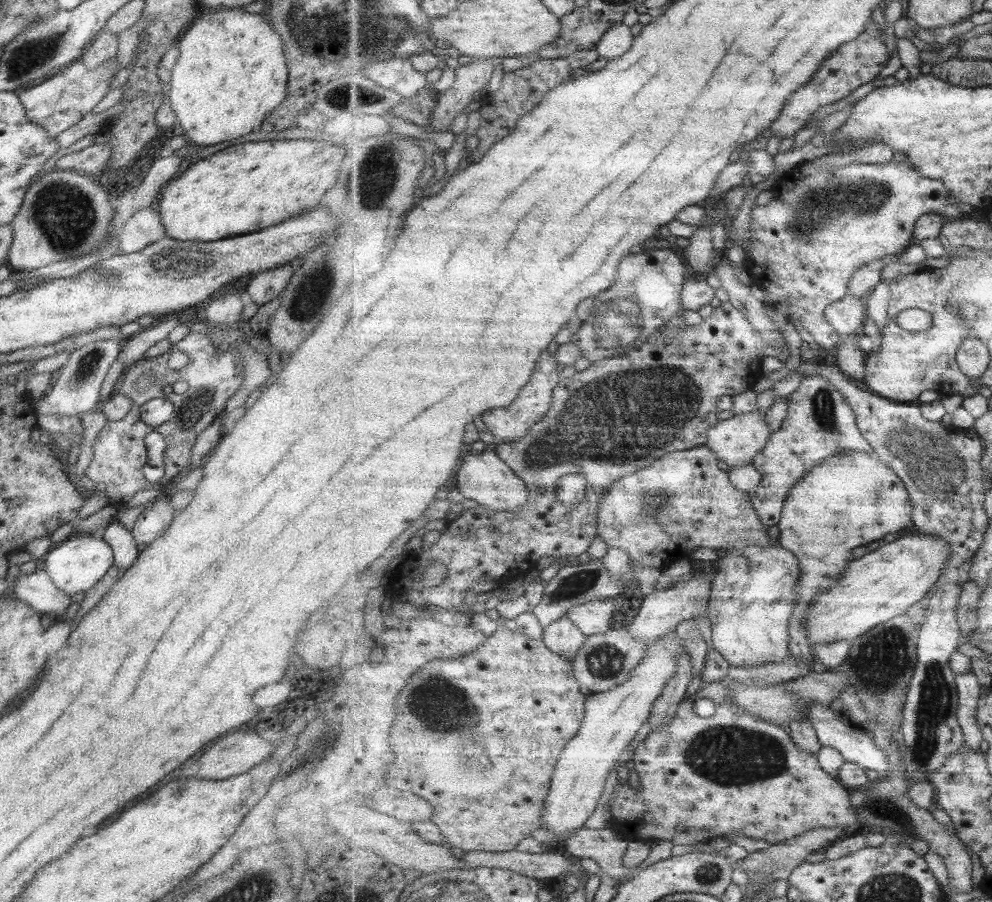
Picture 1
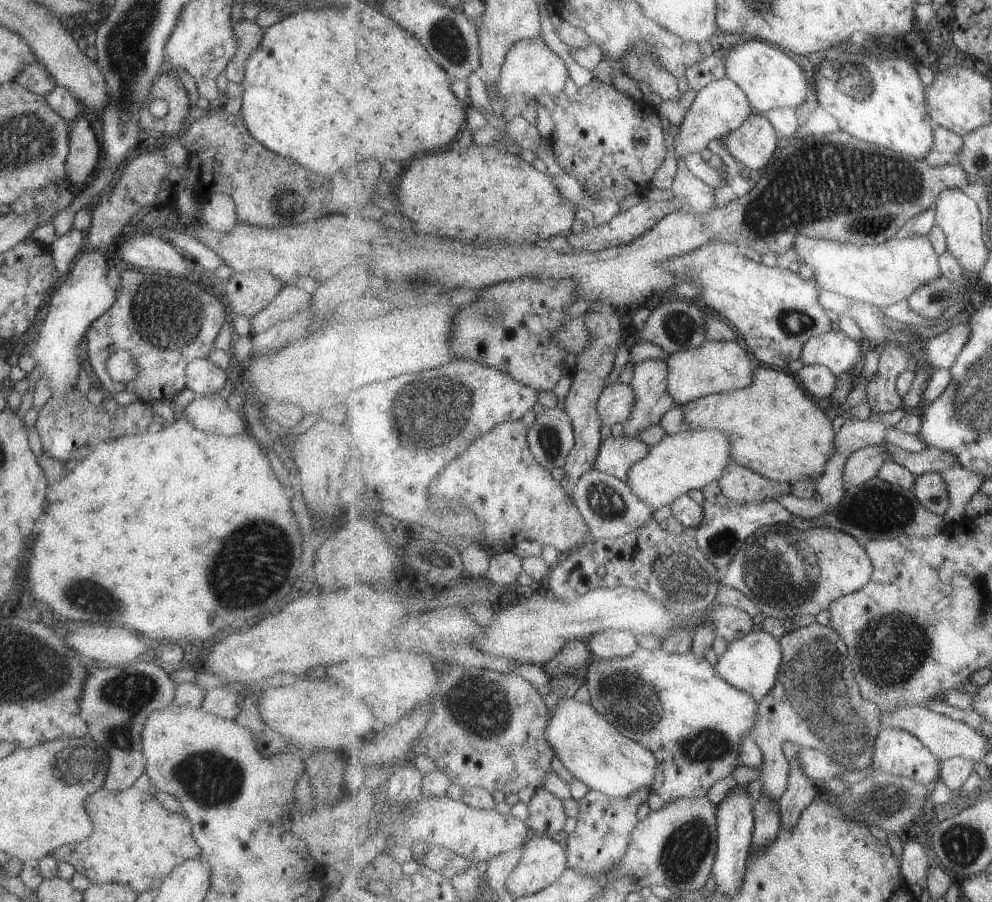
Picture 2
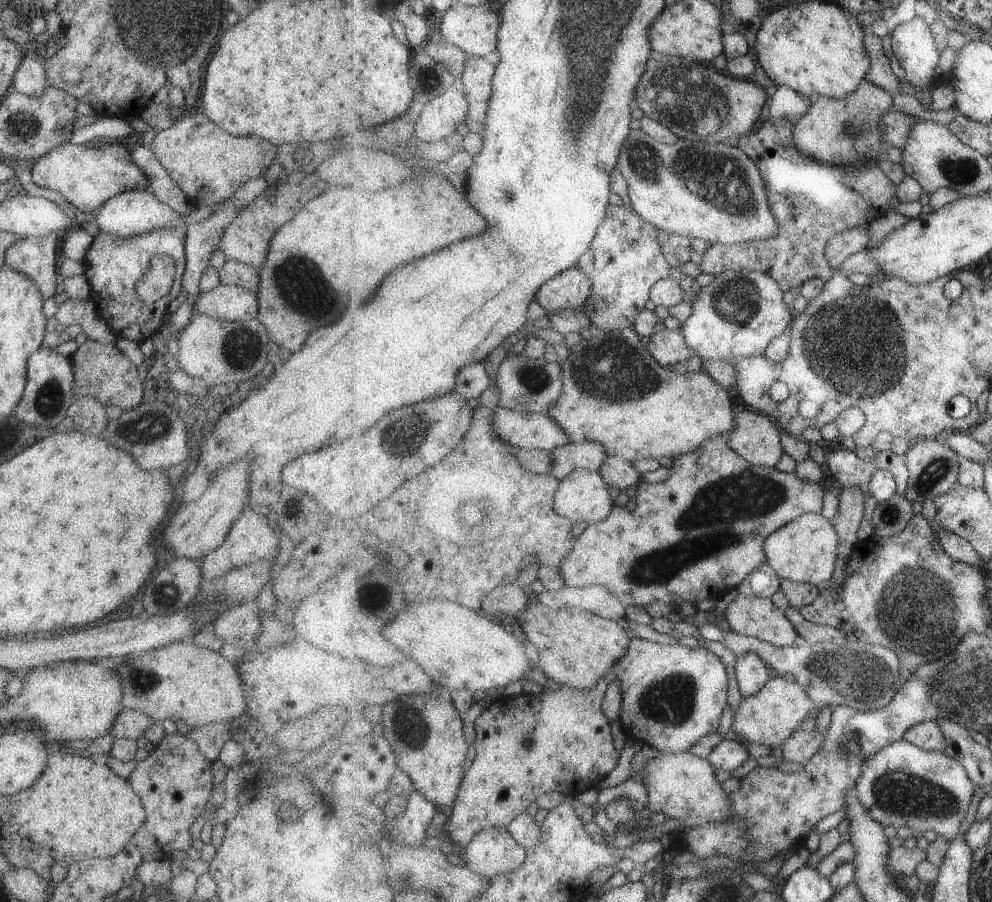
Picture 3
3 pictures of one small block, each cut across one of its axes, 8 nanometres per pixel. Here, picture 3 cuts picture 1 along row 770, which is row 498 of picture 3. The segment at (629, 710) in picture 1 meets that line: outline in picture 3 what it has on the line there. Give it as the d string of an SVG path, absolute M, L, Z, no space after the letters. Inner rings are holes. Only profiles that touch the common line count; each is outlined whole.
M580 469L570 473L557 492L558 514L575 522L589 525L604 522L614 512L610 485L600 471Z

